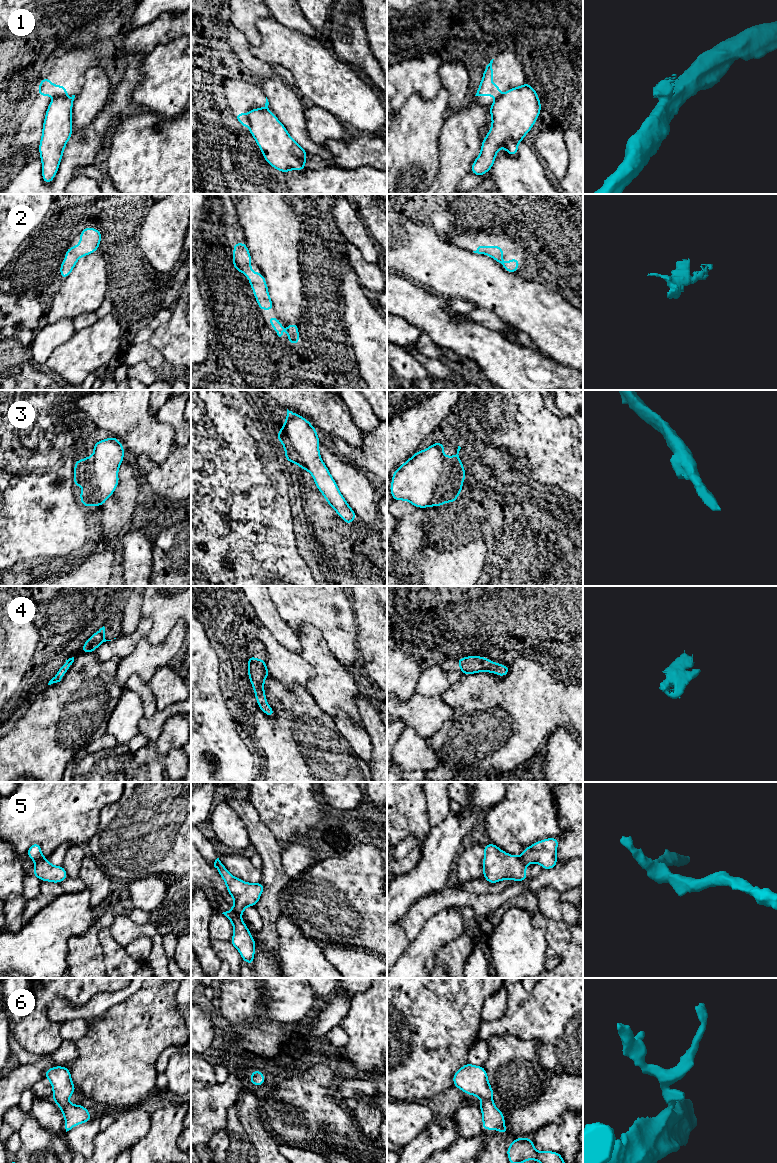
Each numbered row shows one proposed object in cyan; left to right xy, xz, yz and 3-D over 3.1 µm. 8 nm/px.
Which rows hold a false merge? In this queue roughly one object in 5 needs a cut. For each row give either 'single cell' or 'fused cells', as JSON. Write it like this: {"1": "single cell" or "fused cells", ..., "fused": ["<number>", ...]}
{"1": "fused cells", "2": "single cell", "3": "single cell", "4": "single cell", "5": "fused cells", "6": "single cell", "fused": ["1", "5"]}

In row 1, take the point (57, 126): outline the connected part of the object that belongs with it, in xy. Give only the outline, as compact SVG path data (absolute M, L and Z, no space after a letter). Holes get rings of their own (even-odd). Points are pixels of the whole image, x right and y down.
M57 96L47 108L39 143L41 173L45 184L50 184L56 176L65 146L72 137L73 101L73 97Z

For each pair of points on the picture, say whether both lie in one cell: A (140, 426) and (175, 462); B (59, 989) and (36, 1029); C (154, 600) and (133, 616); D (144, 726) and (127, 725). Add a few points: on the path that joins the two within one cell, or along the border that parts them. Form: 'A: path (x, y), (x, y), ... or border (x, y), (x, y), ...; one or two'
A: border (174, 447), (162, 462), (151, 464); two
B: path (48, 997), (40, 1005), (38, 1018); one
C: border (143, 596), (141, 617); two
D: border (142, 717), (139, 722), (138, 732); two

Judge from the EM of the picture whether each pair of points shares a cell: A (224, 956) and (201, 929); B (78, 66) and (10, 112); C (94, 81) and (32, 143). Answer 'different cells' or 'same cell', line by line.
A: different cells
B: different cells
C: different cells

